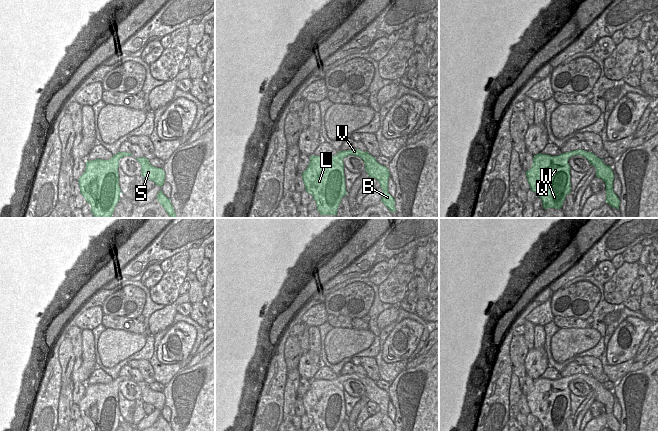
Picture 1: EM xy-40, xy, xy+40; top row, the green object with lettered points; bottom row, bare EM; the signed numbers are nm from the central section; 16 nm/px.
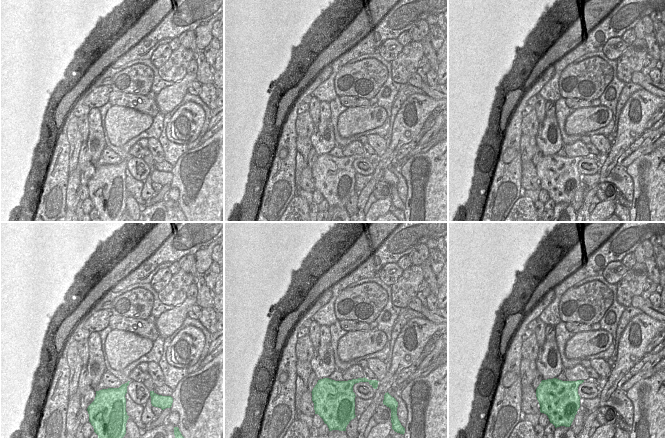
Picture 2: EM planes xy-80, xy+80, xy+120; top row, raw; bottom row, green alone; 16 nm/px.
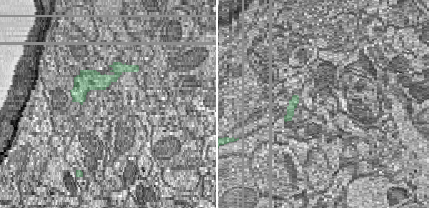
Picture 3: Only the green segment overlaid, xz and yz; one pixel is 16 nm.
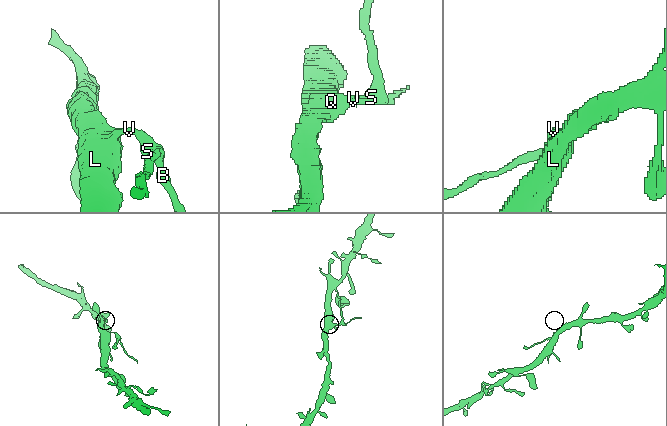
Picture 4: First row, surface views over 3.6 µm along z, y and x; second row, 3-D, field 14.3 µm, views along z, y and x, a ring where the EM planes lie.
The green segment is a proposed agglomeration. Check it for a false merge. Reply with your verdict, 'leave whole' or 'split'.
split

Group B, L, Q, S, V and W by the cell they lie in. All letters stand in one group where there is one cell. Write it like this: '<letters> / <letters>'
B S / L Q V W

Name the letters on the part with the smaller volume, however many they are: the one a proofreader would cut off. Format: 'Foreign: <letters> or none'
Foreign: B, S

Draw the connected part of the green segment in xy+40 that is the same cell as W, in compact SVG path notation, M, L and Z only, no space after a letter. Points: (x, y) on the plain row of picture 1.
M578 373L558 380L534 379L532 391L526 395L526 400L530 413L541 422L543 431L562 431L566 419L571 417L568 384L575 379L585 381L591 376Z

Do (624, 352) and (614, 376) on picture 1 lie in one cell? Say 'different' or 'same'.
different

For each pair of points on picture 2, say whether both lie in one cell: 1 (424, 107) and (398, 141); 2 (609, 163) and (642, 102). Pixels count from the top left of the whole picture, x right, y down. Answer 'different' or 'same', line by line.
1: same
2: same

